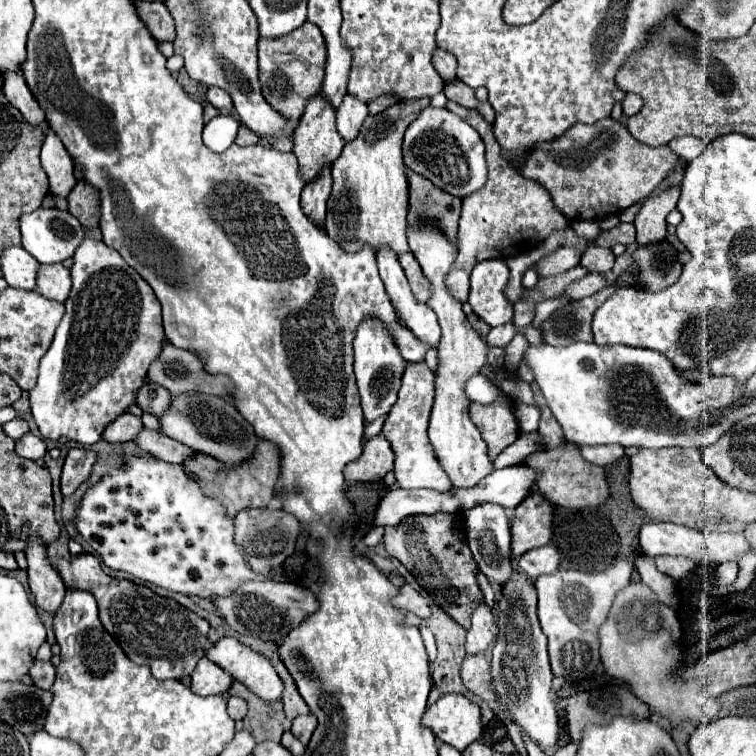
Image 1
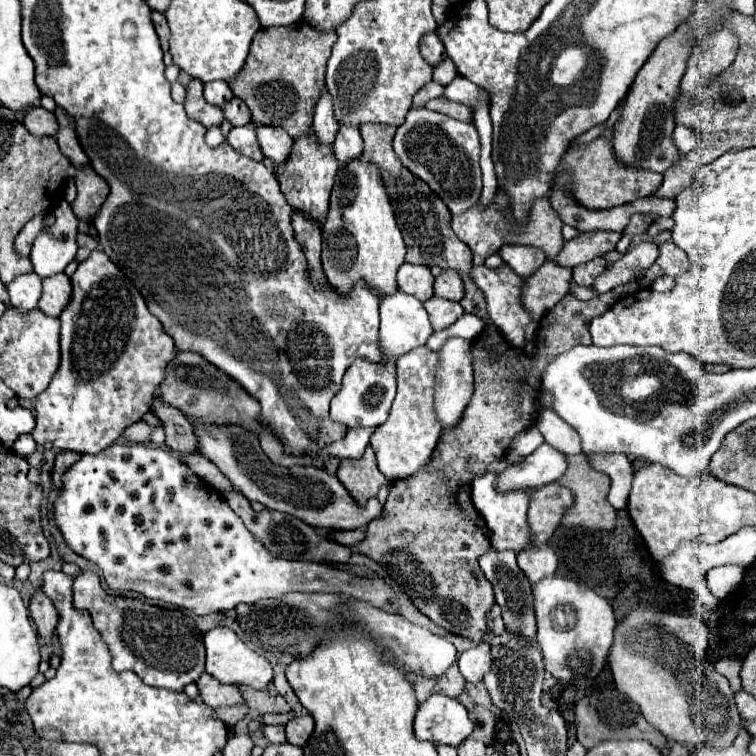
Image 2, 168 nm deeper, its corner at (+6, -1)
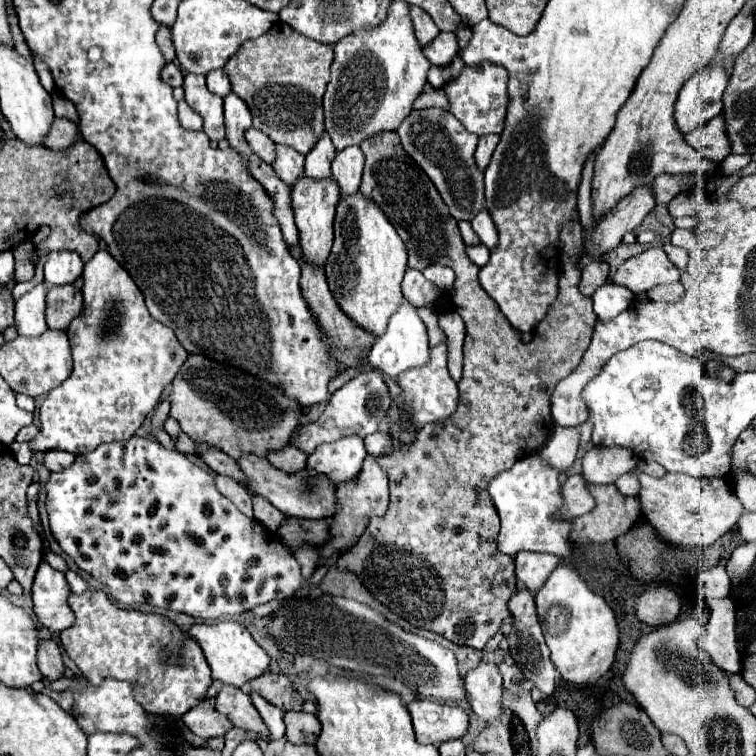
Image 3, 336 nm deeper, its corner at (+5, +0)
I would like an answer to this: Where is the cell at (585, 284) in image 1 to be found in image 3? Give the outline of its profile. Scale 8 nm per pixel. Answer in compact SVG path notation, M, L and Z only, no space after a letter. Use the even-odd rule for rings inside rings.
M649 247L643 253L627 259L615 273L613 283L629 287L633 293L645 293L655 285L681 279L681 271L663 253L663 247Z

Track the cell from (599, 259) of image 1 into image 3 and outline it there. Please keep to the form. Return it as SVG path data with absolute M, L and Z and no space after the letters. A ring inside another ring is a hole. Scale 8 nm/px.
M593 261L583 265L581 269L581 281L579 281L579 291L587 297L591 297L605 281L609 275L609 265L605 261Z

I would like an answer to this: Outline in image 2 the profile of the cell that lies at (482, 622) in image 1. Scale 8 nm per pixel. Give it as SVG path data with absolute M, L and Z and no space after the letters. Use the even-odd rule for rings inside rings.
M482 638L478 644L474 644L472 648L464 650L458 656L458 664L460 664L462 676L468 682L478 684L484 678L484 674L490 670L490 664L492 664L490 642L486 642L486 638Z

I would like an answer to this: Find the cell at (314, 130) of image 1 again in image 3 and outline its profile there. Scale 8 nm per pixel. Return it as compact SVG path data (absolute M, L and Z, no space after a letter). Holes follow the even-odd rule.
M301 177L293 191L291 191L291 199L293 199L293 211L295 211L295 223L299 227L299 251L301 257L305 257L305 261L309 265L323 265L331 253L331 245L333 245L333 217L335 217L335 205L339 203L339 187L335 185L333 179L323 179L323 181L309 181L305 177Z

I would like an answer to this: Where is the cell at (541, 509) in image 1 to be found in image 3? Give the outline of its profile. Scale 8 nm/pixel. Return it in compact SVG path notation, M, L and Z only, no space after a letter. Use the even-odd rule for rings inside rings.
M571 475L563 483L563 509L559 515L563 519L575 519L589 513L595 507L593 495L589 493L589 483L583 475Z

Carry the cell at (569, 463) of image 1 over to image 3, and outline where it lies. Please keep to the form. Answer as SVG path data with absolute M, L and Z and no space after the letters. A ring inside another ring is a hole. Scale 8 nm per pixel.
M589 485L597 505L591 513L581 515L577 519L573 519L573 533L571 533L571 541L577 543L609 543L615 541L617 537L625 535L631 525L637 521L637 517L641 515L641 503L639 497L623 497L621 493L617 493L615 485Z

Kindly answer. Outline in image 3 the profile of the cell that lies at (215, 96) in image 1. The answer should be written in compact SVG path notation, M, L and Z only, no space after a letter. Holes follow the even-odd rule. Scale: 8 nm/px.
M215 69L213 73L207 73L207 87L211 93L221 95L221 97L231 93L231 83L229 83L229 77L223 69Z

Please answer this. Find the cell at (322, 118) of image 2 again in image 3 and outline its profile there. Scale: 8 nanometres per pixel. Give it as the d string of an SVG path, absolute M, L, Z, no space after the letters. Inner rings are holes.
M325 133L321 141L313 147L313 151L305 157L305 177L309 179L329 179L331 177L331 161L335 157L335 147Z

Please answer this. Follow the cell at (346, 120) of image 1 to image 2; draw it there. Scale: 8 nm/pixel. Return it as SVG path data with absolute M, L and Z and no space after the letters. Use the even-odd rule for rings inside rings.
M340 124L332 148L334 148L334 154L336 154L340 164L346 164L352 158L356 158L362 152L362 148L364 148L358 126L344 126L344 124Z

